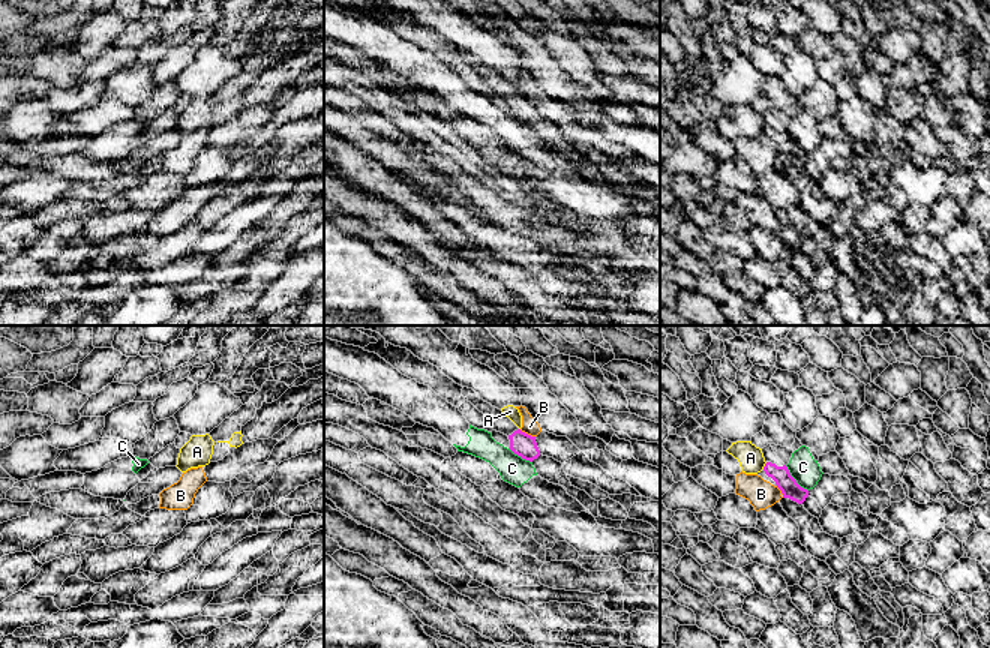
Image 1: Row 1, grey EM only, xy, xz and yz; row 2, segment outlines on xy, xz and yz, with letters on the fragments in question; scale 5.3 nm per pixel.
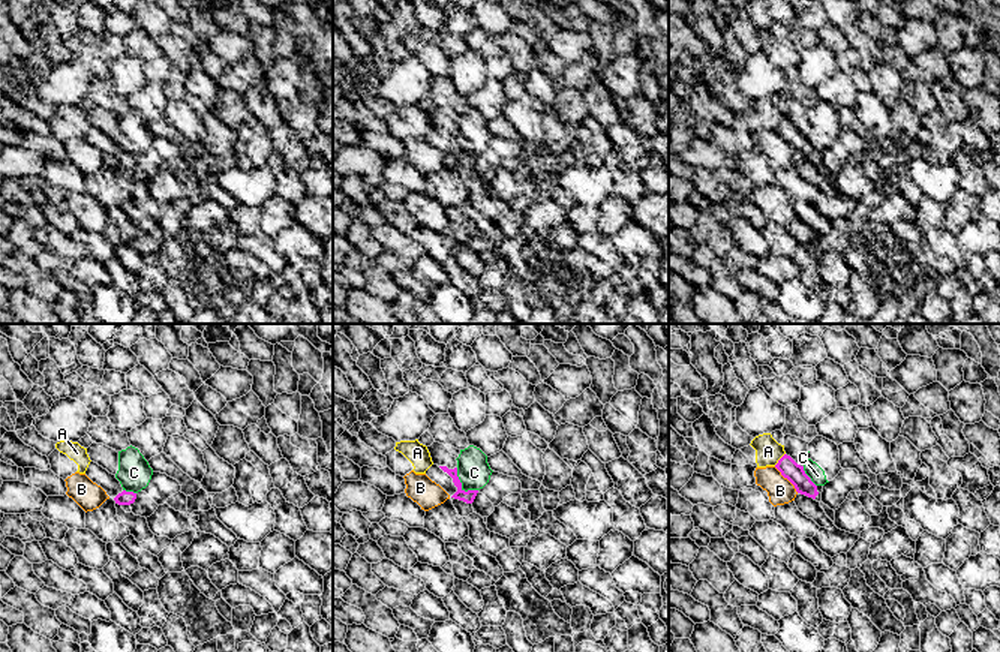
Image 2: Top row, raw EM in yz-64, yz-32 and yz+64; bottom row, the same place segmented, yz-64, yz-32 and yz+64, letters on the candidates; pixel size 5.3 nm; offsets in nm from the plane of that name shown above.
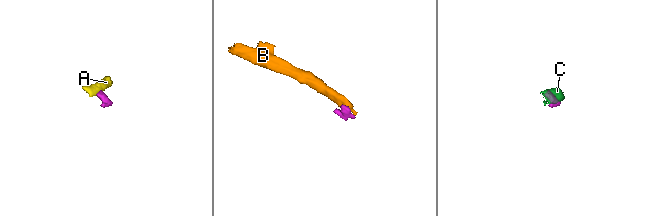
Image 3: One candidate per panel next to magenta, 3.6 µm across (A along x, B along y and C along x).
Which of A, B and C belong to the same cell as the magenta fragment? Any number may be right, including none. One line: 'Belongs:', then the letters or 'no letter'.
Belongs: no letter

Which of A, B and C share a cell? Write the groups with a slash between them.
A / B / C

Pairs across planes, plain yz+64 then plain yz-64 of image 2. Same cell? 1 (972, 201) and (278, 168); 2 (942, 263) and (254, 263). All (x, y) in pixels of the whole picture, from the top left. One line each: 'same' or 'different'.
1: different
2: same

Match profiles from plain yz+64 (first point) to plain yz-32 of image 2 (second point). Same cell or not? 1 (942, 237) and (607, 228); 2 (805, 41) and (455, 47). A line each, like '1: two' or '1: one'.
1: two
2: one

